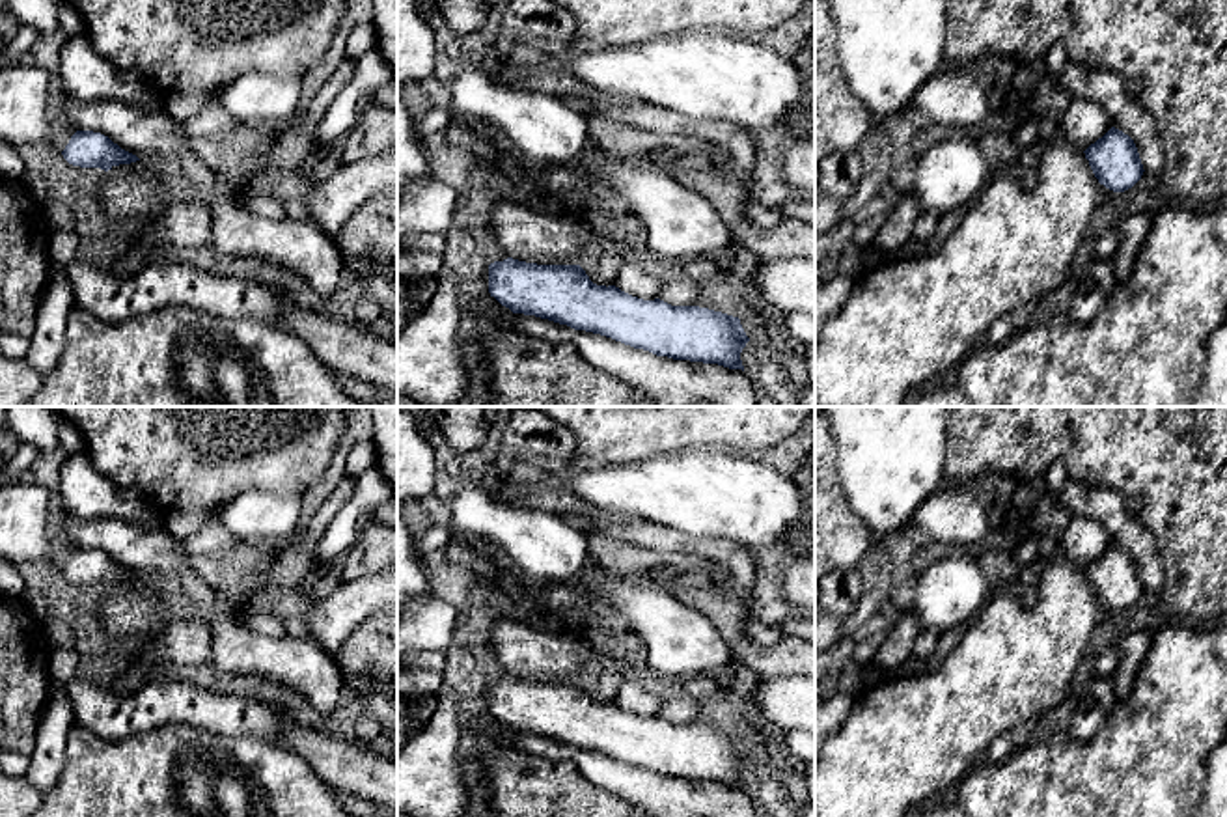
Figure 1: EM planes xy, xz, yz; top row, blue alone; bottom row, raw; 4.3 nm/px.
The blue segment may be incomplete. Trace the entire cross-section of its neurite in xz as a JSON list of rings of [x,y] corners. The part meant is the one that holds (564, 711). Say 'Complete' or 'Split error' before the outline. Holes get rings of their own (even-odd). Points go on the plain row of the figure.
Complete. [[[494,679],[489,683],[489,711],[513,731],[600,752],[656,774],[744,789],[740,770],[750,755],[738,735],[597,703],[580,683]]]

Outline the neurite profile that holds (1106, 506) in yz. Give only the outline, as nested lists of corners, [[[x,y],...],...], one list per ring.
[[[1068,478],[1057,504],[1072,517],[1096,520],[1108,532],[1111,545],[1134,558],[1143,588],[1160,593],[1164,567],[1156,541],[1115,489]]]

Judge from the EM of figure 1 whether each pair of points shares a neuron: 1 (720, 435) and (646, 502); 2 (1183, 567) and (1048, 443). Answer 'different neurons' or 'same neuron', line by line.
1: different neurons
2: same neuron

